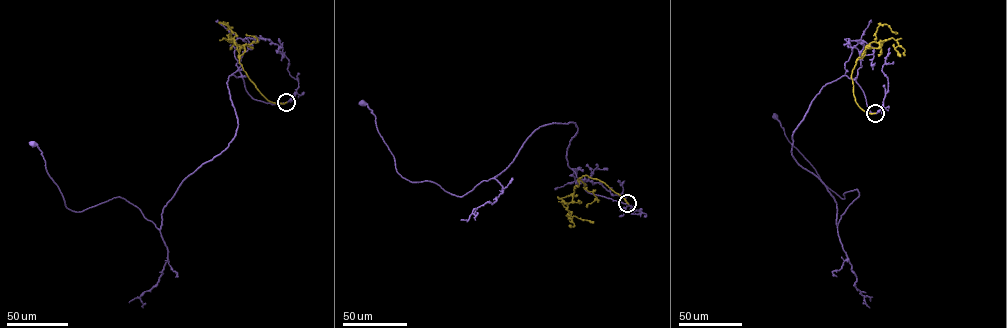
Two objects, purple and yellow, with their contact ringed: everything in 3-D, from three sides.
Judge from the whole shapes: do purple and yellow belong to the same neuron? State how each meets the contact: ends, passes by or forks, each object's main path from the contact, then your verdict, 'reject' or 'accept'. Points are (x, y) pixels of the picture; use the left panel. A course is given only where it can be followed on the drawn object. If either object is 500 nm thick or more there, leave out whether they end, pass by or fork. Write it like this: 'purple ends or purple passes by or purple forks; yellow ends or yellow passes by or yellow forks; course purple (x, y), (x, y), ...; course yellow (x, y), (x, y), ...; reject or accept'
purple passes by; yellow ends; course purple (286, 102), (254, 99), (230, 75), (233, 139), (182, 181), (160, 229), (119, 197), (67, 207), (33, 143); course yellow (286, 102), (272, 102), (260, 92), (243, 69), (234, 40), (230, 40), (228, 35), (234, 43), (253, 48); reject

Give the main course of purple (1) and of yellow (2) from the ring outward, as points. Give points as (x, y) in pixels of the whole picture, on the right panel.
1: (875, 113), (844, 75), (792, 136), (837, 225), (859, 193), (825, 185), (775, 116)
2: (875, 113), (855, 101), (851, 75), (856, 60), (871, 42), (891, 38), (900, 57)

